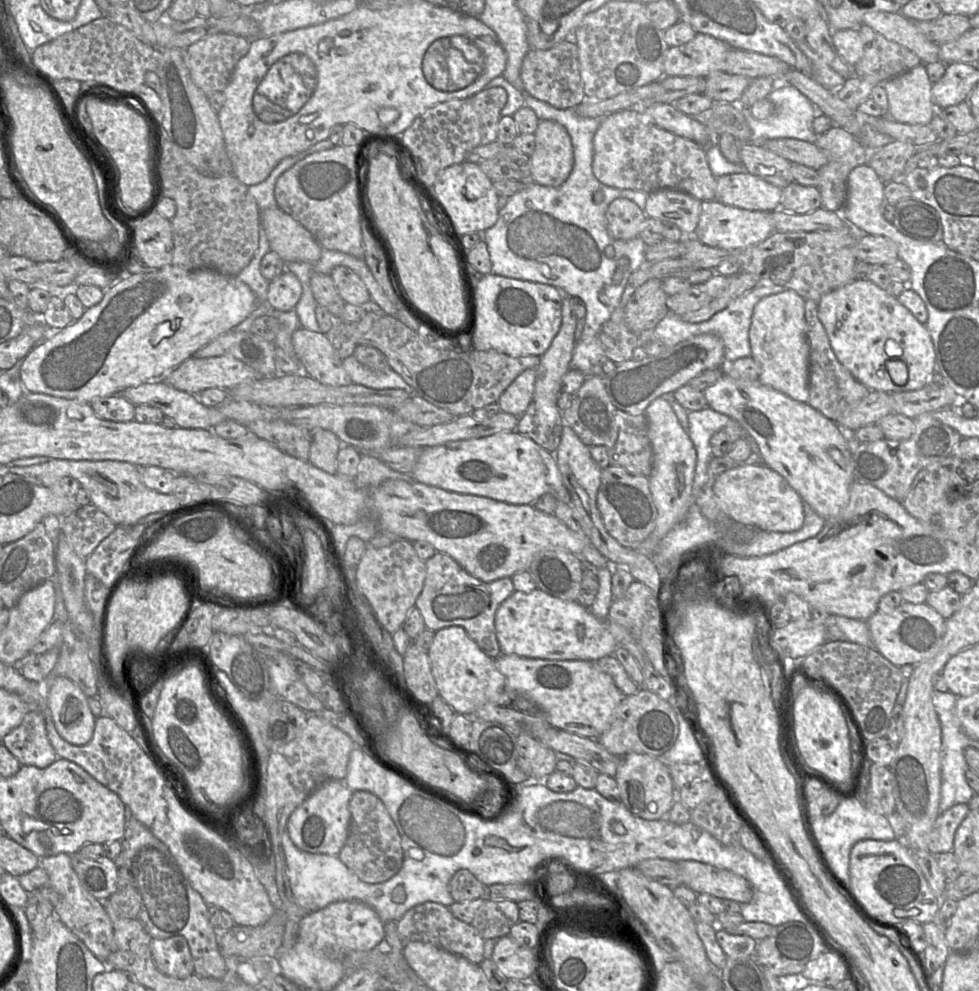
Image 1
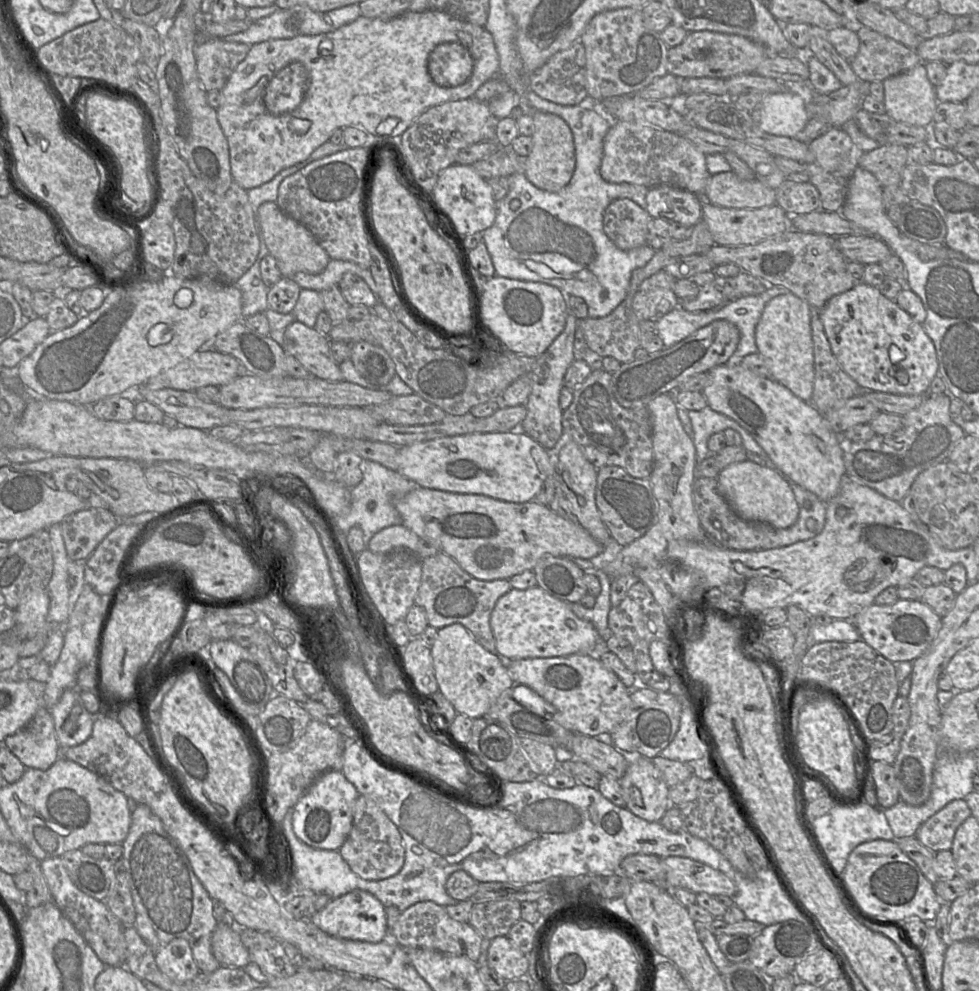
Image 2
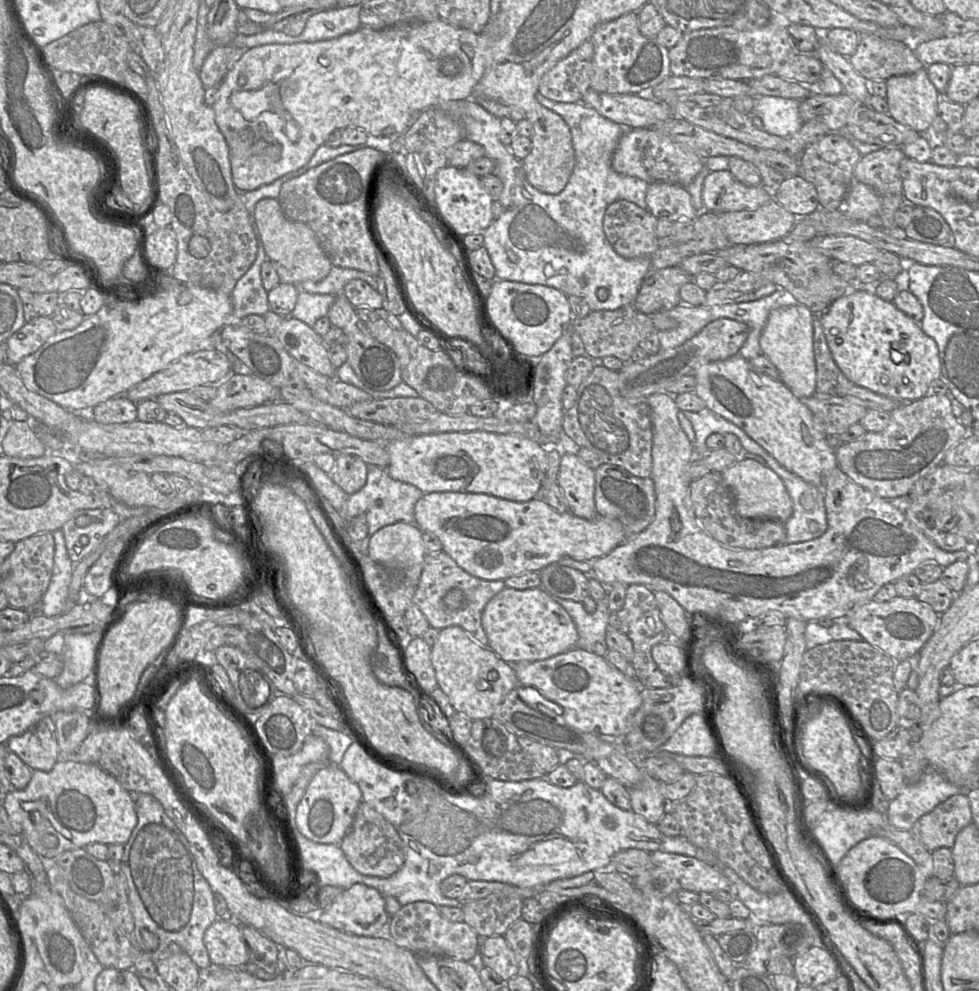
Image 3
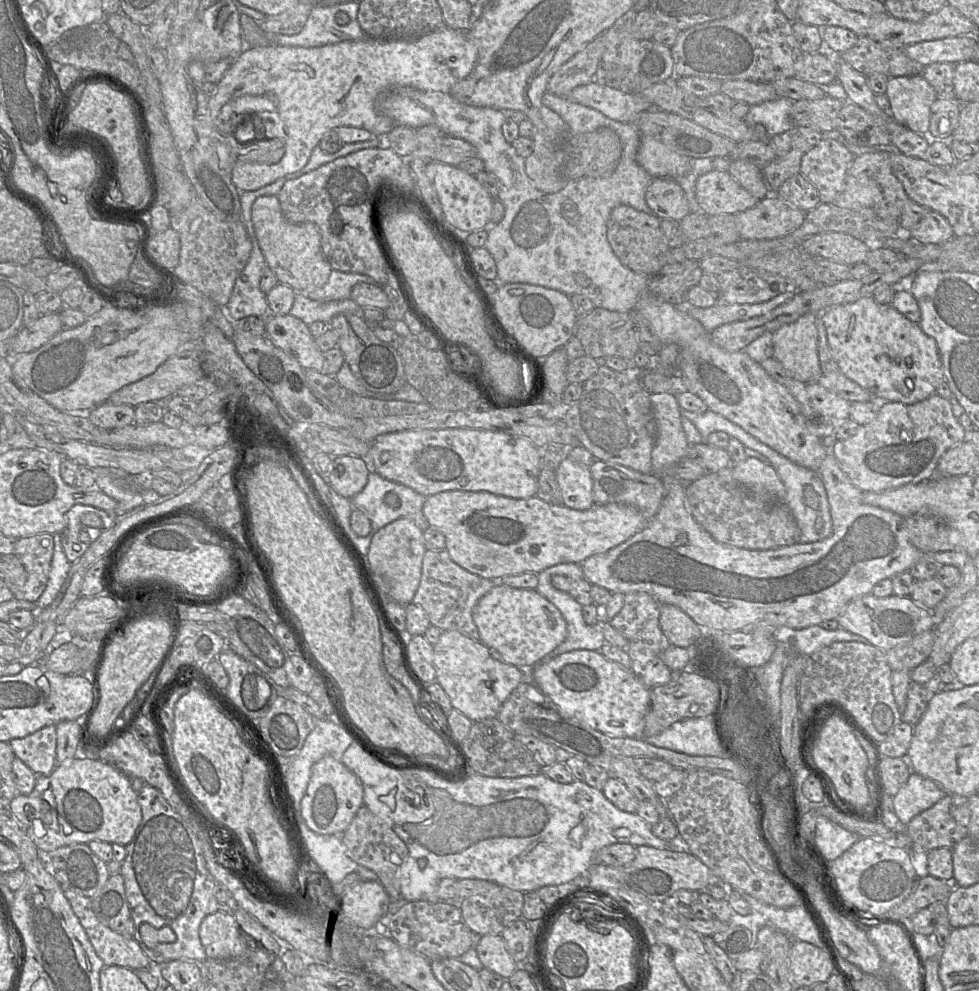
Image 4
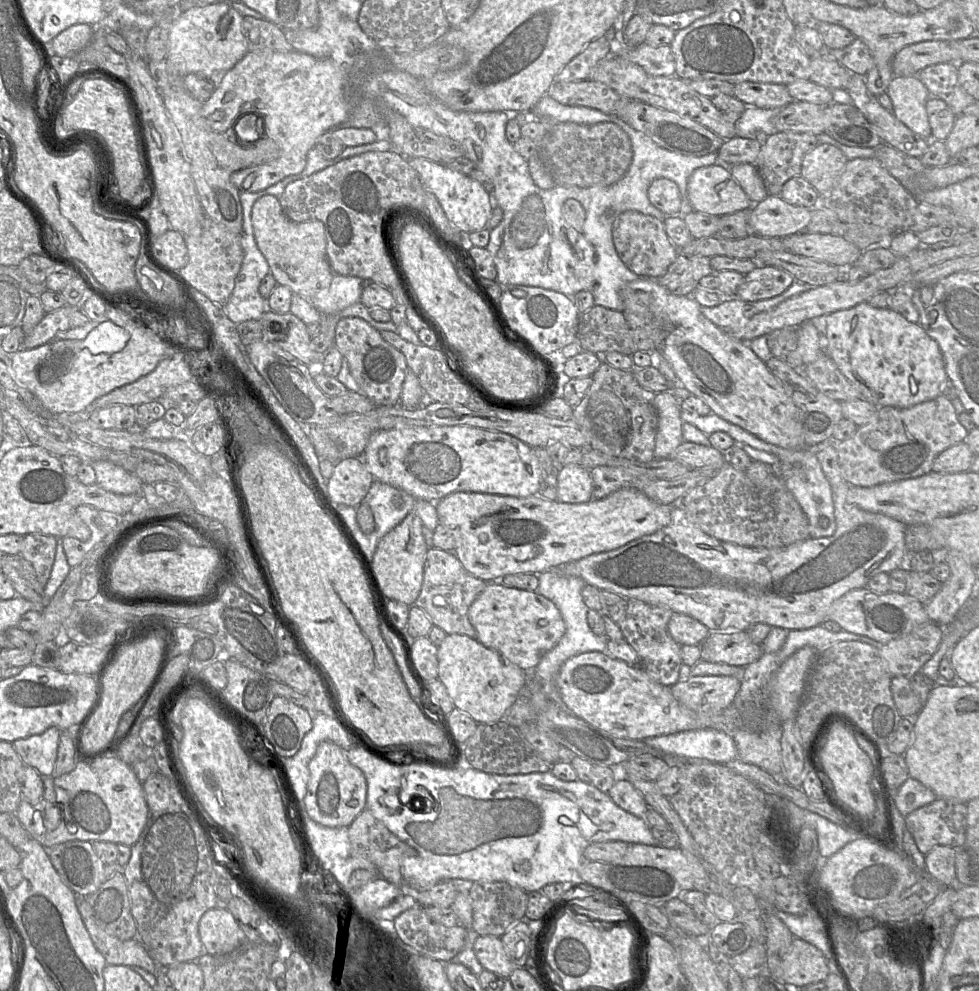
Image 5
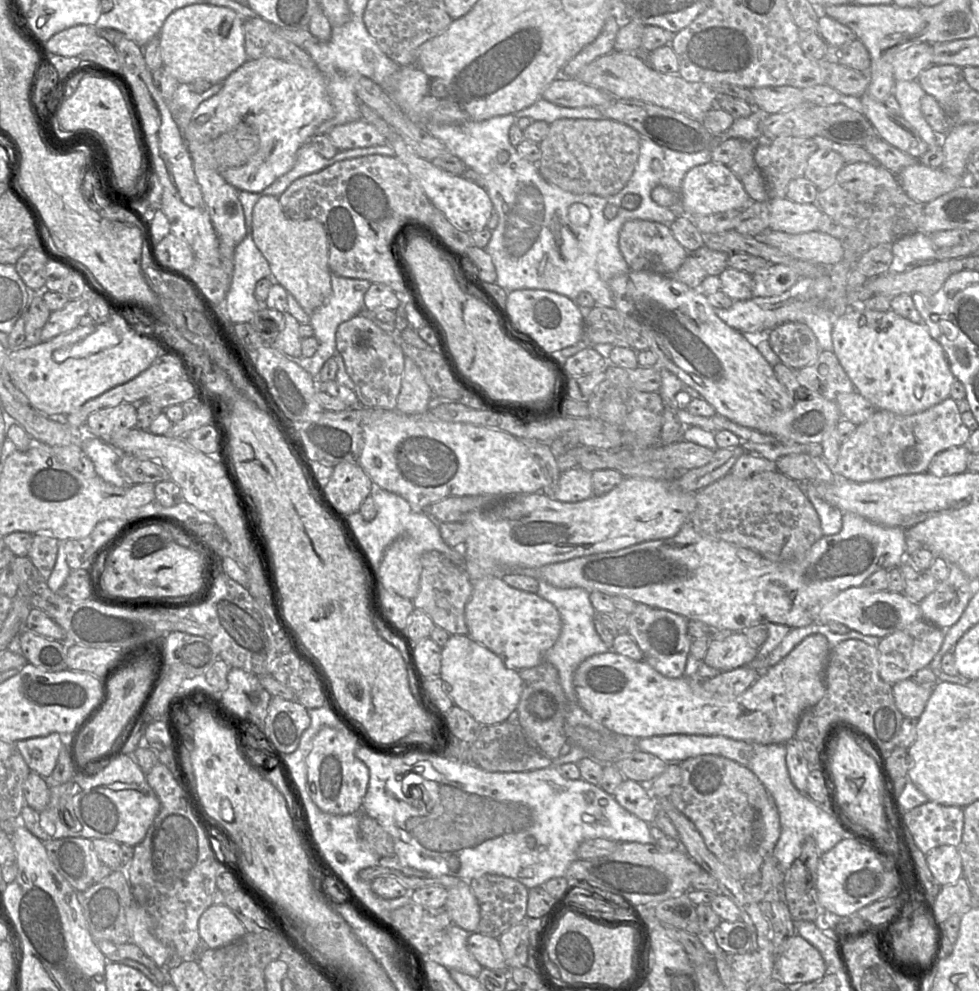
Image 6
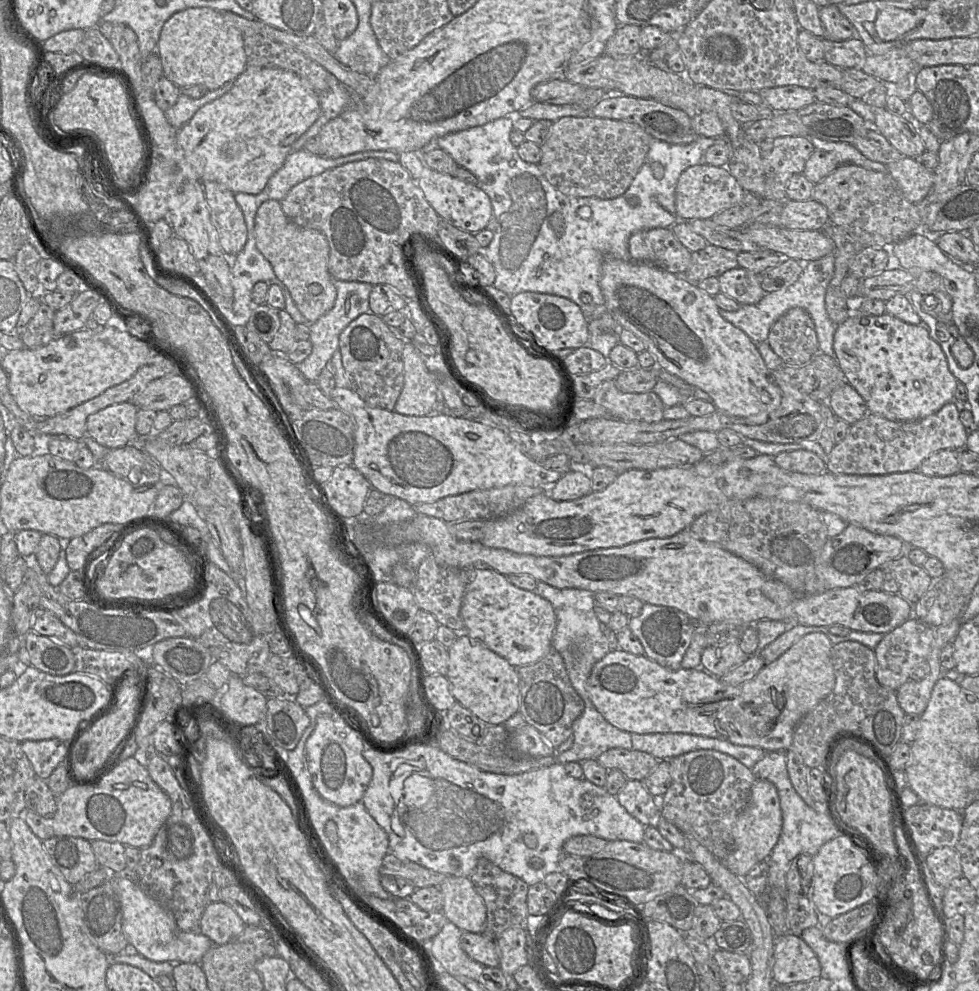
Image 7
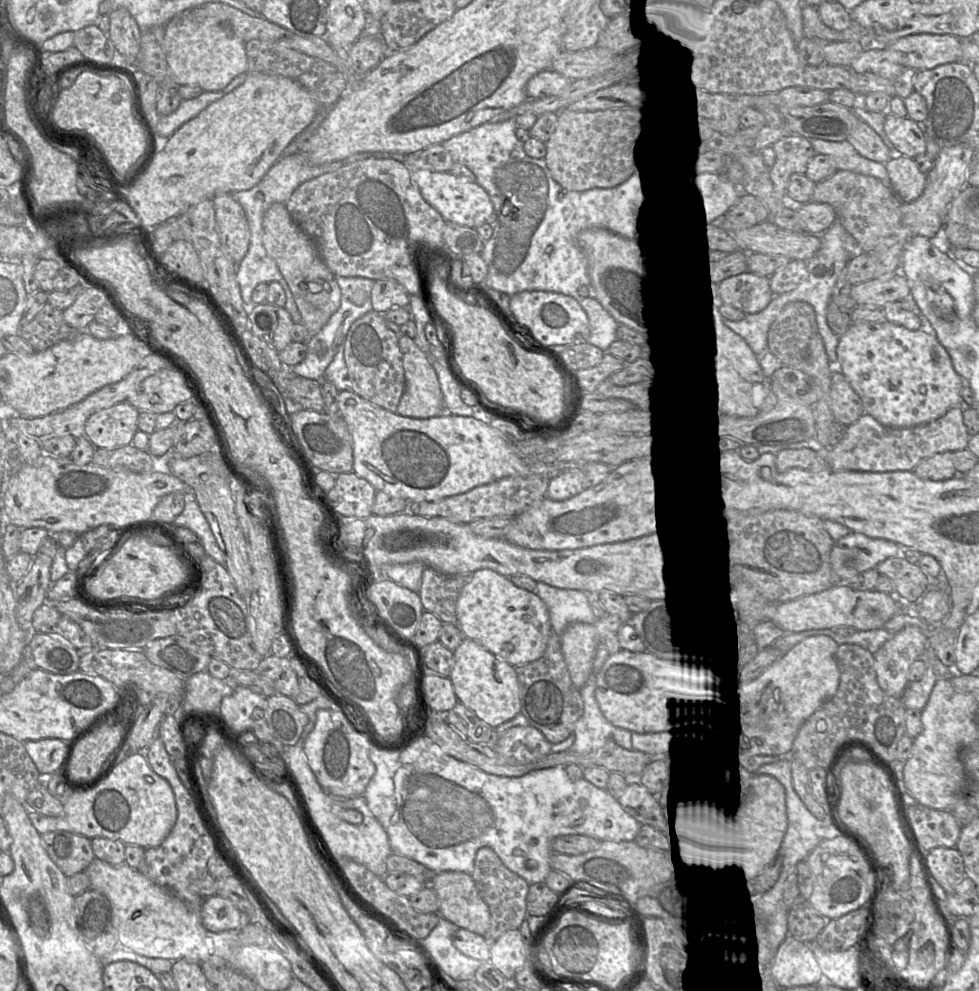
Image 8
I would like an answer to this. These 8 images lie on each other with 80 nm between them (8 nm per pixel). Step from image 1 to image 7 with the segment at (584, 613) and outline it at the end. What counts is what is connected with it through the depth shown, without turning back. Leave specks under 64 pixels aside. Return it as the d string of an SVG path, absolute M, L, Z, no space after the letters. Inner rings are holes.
M476 567L474 579L466 586L460 613L464 622L463 632L469 637L481 641L515 668L539 661L552 649L552 637L556 628L556 613L551 603L536 592L512 585L507 576L491 568Z

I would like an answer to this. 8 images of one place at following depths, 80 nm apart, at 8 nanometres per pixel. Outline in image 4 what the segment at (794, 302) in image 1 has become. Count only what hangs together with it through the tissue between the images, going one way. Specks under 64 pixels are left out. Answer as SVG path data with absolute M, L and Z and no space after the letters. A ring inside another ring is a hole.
M806 313L773 333L773 357L797 380L815 383L821 376L817 316Z

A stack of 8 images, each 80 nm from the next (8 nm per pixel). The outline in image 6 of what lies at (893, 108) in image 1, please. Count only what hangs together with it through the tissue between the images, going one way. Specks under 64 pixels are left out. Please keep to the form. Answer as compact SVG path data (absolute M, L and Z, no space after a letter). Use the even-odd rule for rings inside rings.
M917 80L897 81L893 93L900 106L900 115L918 132L920 138L933 147L941 144L921 112L921 99L926 94Z

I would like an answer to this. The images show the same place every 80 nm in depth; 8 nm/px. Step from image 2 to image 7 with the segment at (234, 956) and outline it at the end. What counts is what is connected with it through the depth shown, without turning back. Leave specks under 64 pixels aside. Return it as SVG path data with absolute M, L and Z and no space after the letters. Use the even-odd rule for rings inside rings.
M209 902L205 907L200 921L200 933L207 936L214 945L223 945L239 936L246 925L237 913L226 903Z

